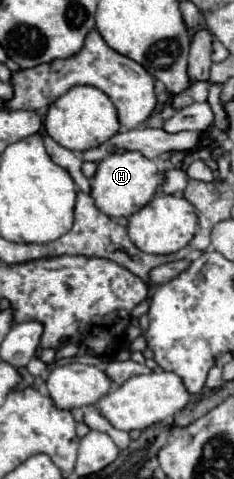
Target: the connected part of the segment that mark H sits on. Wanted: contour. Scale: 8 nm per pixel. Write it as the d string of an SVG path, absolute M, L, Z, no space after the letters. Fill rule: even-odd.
M120 152L120 154L110 154L102 162L98 162L96 176L90 180L92 182L92 198L96 206L110 218L120 218L120 216L132 216L140 208L144 208L154 192L158 190L162 176L154 164L154 160L148 160L140 152Z

